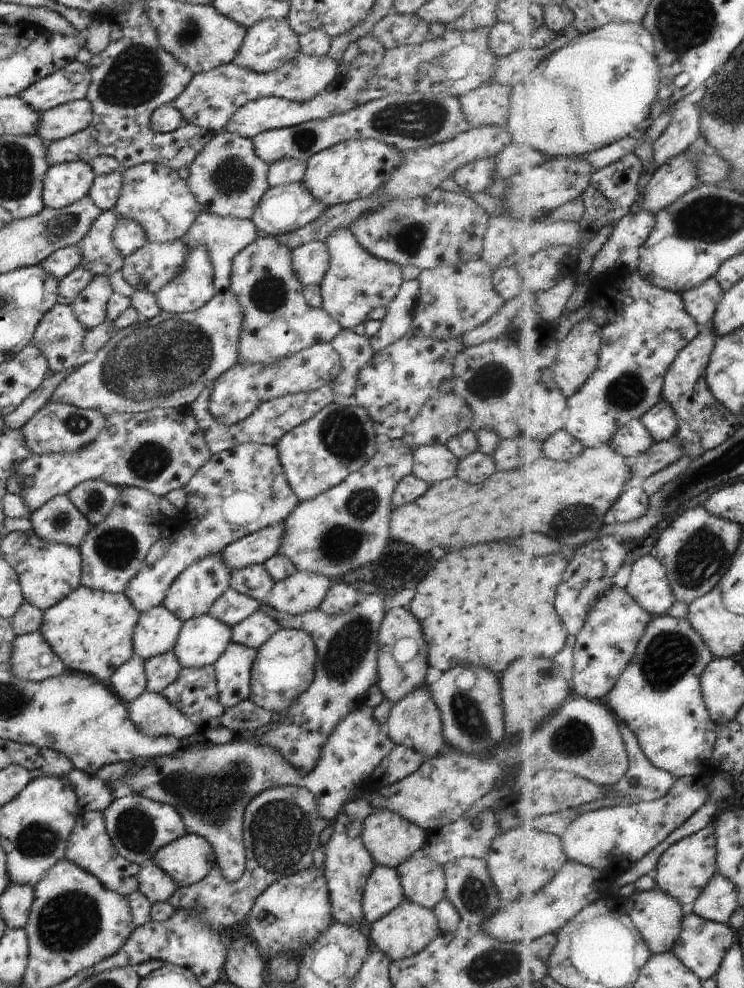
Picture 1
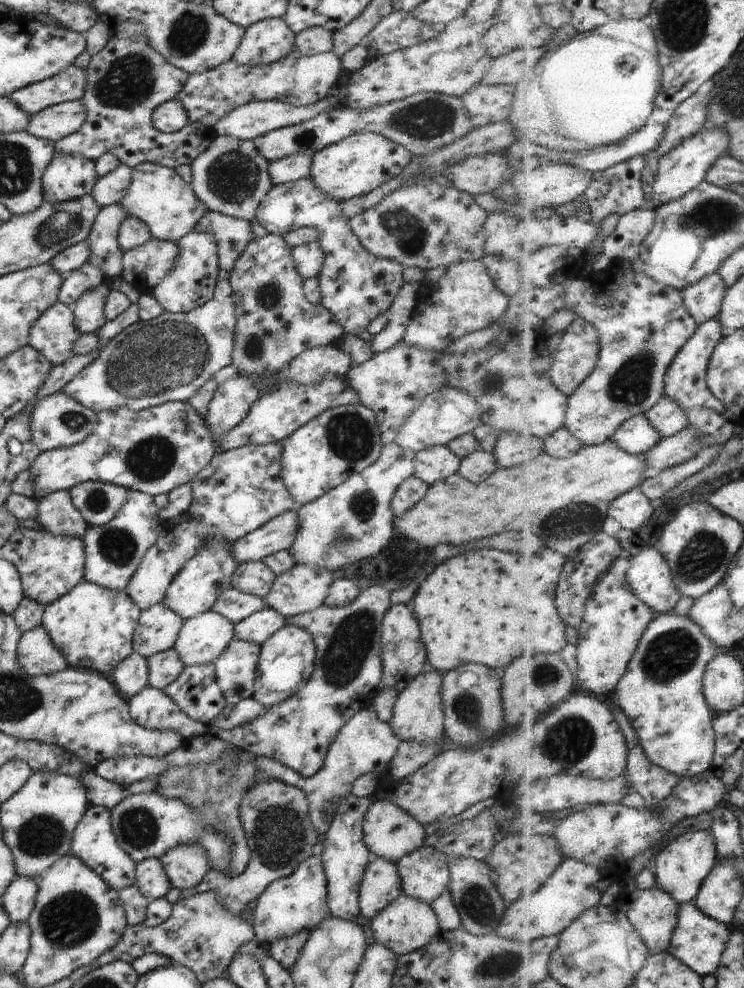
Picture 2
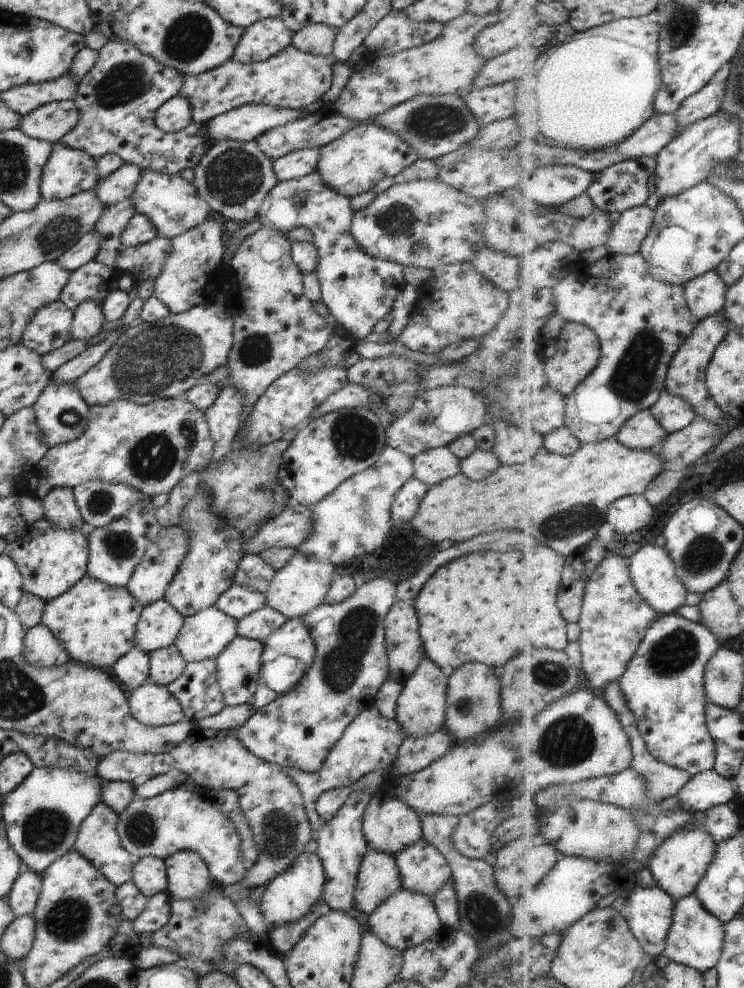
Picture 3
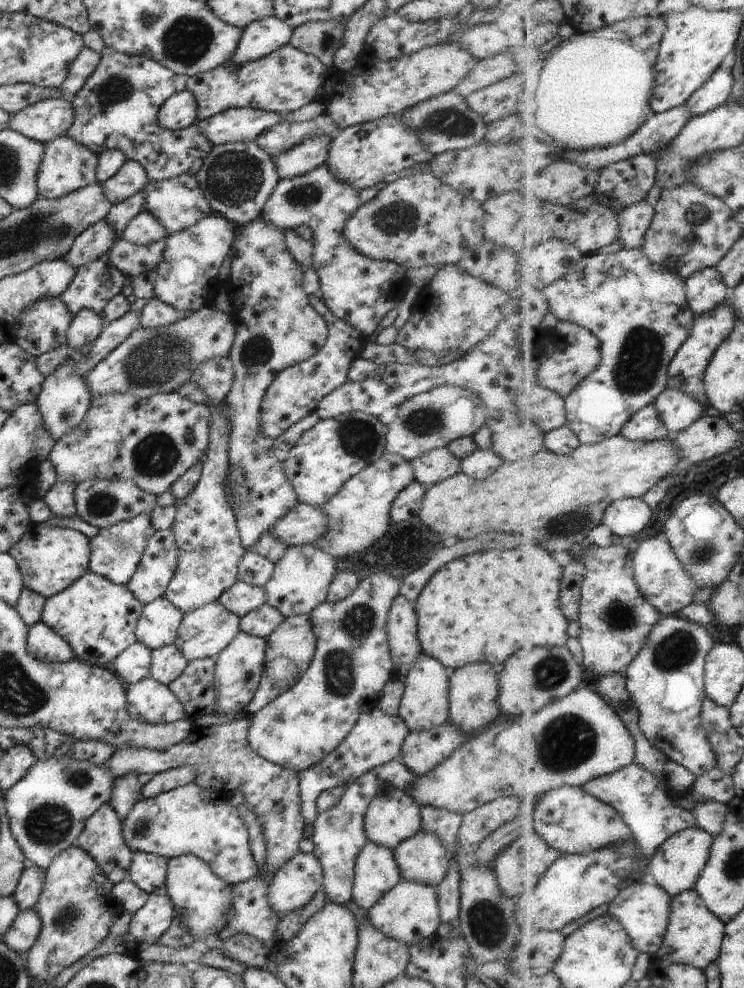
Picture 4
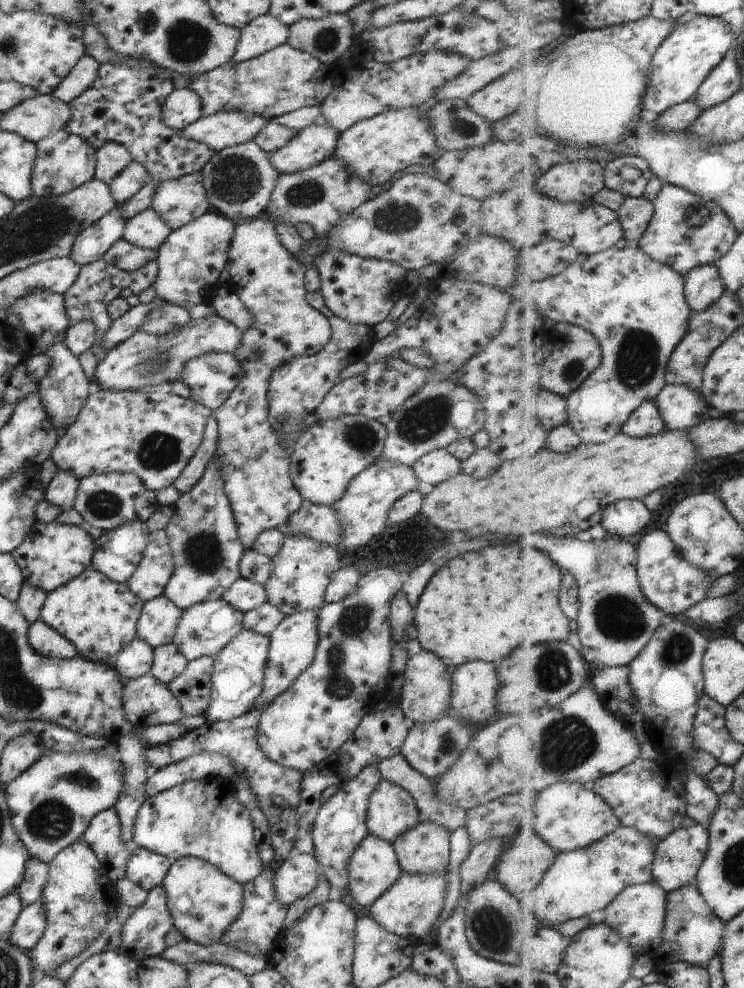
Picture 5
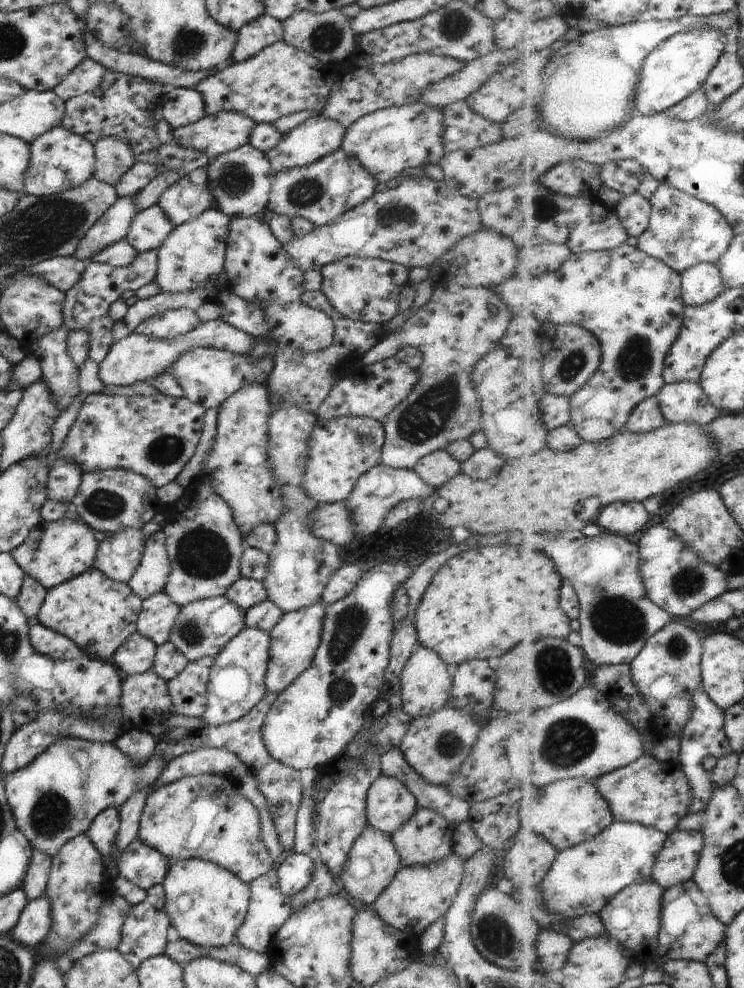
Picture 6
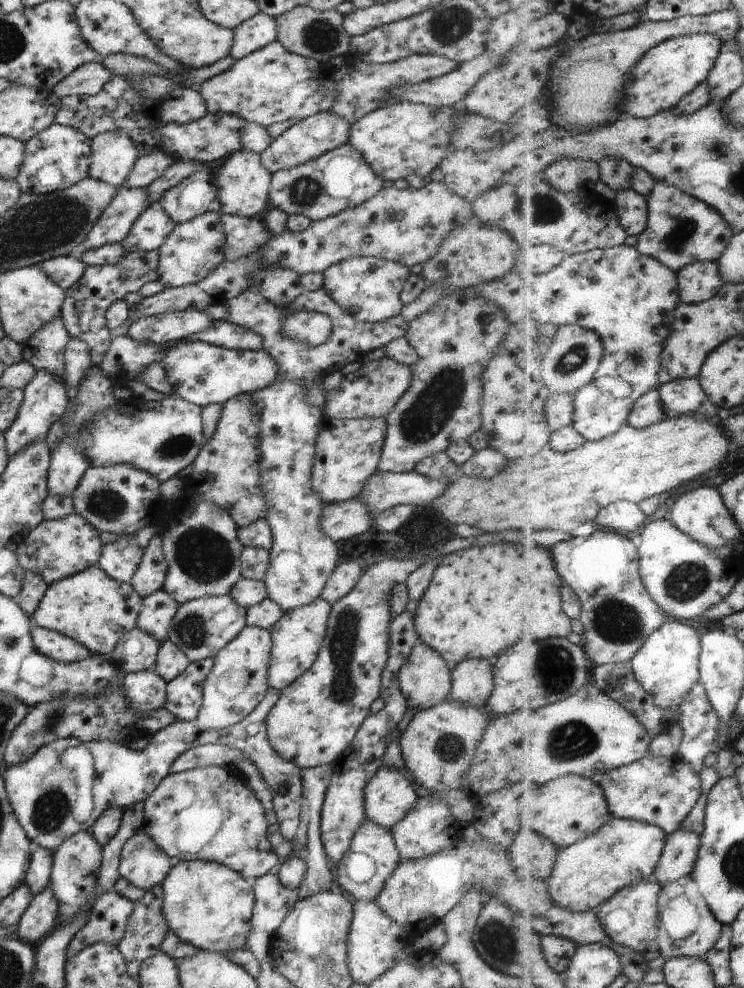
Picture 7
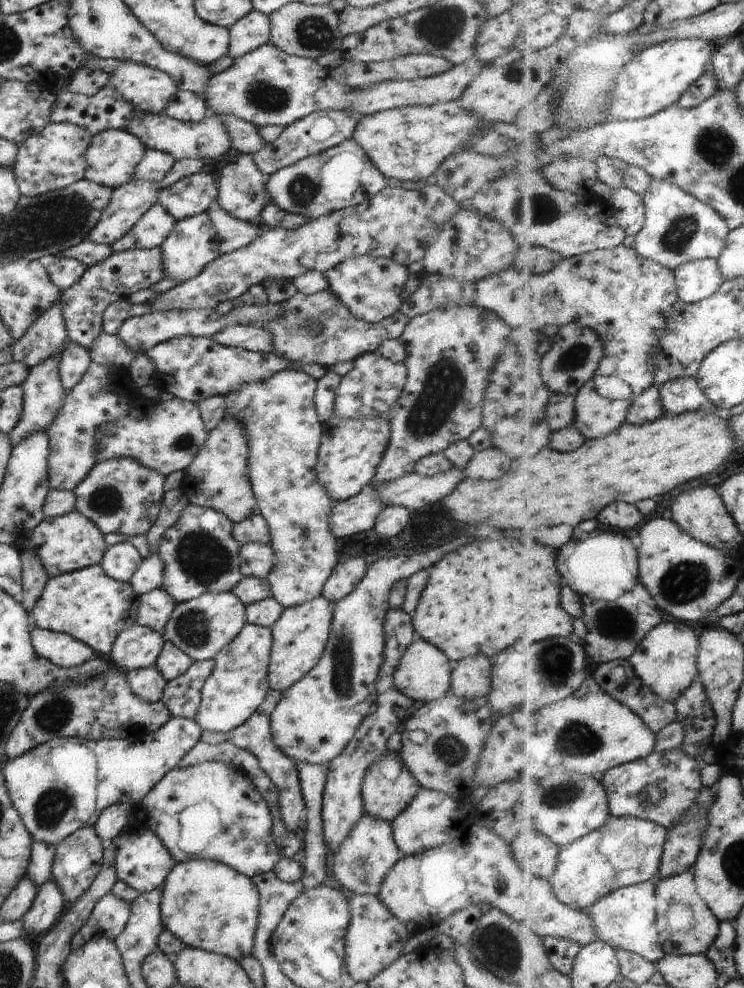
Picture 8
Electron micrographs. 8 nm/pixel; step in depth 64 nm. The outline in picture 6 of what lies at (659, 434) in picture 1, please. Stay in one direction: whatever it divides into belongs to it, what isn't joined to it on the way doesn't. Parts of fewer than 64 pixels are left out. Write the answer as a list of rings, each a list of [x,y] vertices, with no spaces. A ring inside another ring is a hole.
[[[697,382],[666,383],[657,397],[663,416],[671,424],[689,422],[710,426],[721,416],[719,409],[711,404],[709,397]]]

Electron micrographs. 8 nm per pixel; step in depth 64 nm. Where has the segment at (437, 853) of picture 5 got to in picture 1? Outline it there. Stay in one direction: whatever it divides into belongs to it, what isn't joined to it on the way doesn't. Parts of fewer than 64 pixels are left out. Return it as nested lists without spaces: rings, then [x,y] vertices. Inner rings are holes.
[[[415,851],[403,864],[396,866],[403,896],[409,902],[433,910],[437,902],[445,899],[443,867]]]

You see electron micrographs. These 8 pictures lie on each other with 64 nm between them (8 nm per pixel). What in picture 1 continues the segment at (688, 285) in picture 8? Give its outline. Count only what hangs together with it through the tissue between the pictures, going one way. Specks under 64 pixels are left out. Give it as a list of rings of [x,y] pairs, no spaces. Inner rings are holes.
[[[709,278],[701,286],[682,293],[686,309],[701,325],[712,324],[717,312],[719,302],[724,298],[723,287],[718,278]]]

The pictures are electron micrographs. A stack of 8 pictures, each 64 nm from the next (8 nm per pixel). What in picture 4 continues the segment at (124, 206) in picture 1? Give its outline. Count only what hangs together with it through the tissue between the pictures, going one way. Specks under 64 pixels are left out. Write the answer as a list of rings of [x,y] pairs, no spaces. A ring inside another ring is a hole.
[[[179,175],[162,181],[149,181],[149,178],[145,178],[143,188],[139,188],[137,192],[143,194],[141,212],[151,214],[159,222],[159,226],[163,226],[165,236],[177,234],[177,232],[197,224],[201,218],[205,218],[211,212],[194,175]]]

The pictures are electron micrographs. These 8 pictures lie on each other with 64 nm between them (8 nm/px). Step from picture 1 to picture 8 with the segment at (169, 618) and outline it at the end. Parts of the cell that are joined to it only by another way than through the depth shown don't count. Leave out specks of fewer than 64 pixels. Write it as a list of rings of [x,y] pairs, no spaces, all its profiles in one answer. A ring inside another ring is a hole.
[[[161,588],[139,595],[136,624],[162,634],[175,604]]]

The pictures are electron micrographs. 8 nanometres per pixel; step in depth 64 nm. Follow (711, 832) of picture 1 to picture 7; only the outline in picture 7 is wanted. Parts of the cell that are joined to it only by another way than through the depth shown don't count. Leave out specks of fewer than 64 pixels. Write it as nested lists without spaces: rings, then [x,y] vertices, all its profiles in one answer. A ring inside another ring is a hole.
[[[684,827],[669,835],[654,879],[661,885],[667,885],[693,875],[699,850],[702,850],[702,837],[702,833],[695,834],[695,830]]]

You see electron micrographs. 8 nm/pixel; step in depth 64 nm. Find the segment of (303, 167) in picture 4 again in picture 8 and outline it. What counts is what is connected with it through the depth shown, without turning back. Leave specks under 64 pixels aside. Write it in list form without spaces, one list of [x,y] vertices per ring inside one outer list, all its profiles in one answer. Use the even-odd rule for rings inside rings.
[[[323,110],[310,113],[308,116],[283,127],[283,131],[273,142],[250,155],[253,164],[263,175],[271,175],[284,167],[289,167],[303,158],[320,154],[326,149],[339,145],[352,138],[352,133],[359,117],[340,111]]]

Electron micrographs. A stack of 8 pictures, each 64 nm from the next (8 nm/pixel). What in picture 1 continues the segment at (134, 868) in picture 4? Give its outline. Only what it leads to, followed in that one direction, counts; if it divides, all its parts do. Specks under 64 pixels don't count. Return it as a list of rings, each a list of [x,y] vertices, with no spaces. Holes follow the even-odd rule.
[[[149,862],[140,865],[137,882],[138,891],[149,904],[167,902],[167,899],[178,888],[167,874]]]

